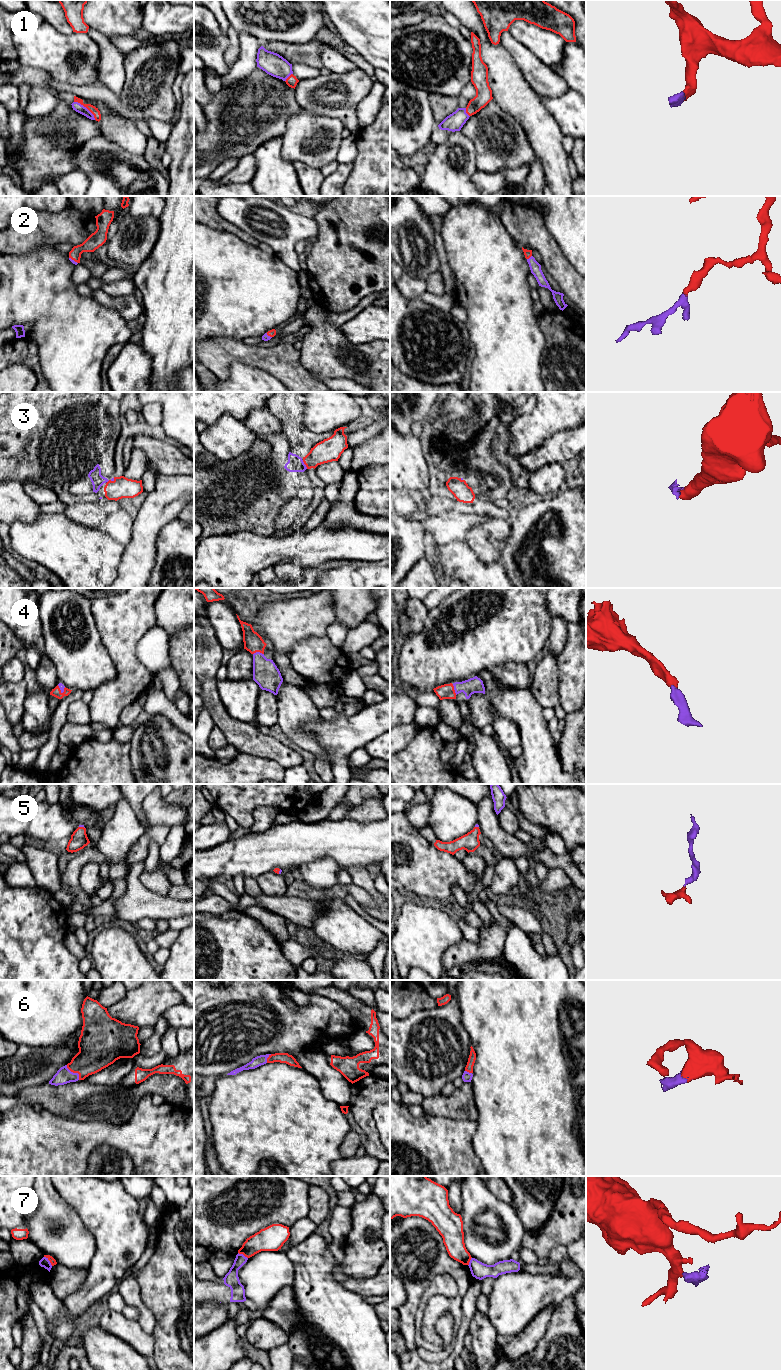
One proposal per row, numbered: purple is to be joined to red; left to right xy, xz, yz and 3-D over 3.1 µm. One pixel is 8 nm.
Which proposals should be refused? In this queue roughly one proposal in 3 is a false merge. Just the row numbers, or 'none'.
7

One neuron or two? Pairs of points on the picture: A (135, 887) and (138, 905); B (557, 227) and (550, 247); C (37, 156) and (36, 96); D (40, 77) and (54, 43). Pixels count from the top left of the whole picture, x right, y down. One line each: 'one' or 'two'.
A: one
B: two
C: two
D: two

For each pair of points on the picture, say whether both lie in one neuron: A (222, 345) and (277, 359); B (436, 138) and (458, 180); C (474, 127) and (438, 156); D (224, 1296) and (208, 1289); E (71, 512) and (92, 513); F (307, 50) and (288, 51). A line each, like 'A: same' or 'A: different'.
A: same
B: different
C: different
D: same
E: same
F: same

